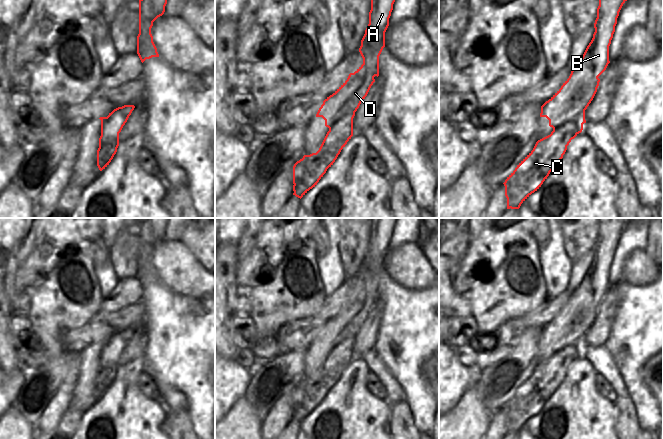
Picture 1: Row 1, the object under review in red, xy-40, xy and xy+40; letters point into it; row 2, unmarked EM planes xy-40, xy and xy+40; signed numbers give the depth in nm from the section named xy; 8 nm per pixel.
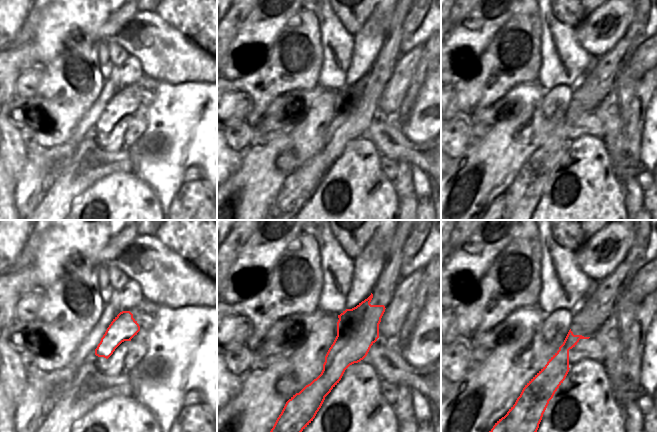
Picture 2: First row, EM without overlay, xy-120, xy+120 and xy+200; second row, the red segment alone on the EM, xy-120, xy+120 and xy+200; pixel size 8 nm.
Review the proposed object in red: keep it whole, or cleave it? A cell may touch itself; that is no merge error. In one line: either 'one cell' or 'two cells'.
two cells

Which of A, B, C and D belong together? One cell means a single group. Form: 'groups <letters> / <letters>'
groups A B D / C

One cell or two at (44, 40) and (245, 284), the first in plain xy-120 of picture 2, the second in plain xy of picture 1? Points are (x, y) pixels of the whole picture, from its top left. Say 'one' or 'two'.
one

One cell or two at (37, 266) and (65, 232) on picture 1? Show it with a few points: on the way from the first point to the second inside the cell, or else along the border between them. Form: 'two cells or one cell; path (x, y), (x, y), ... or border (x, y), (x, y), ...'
one cell; path (43, 258), (47, 250), (57, 240)

